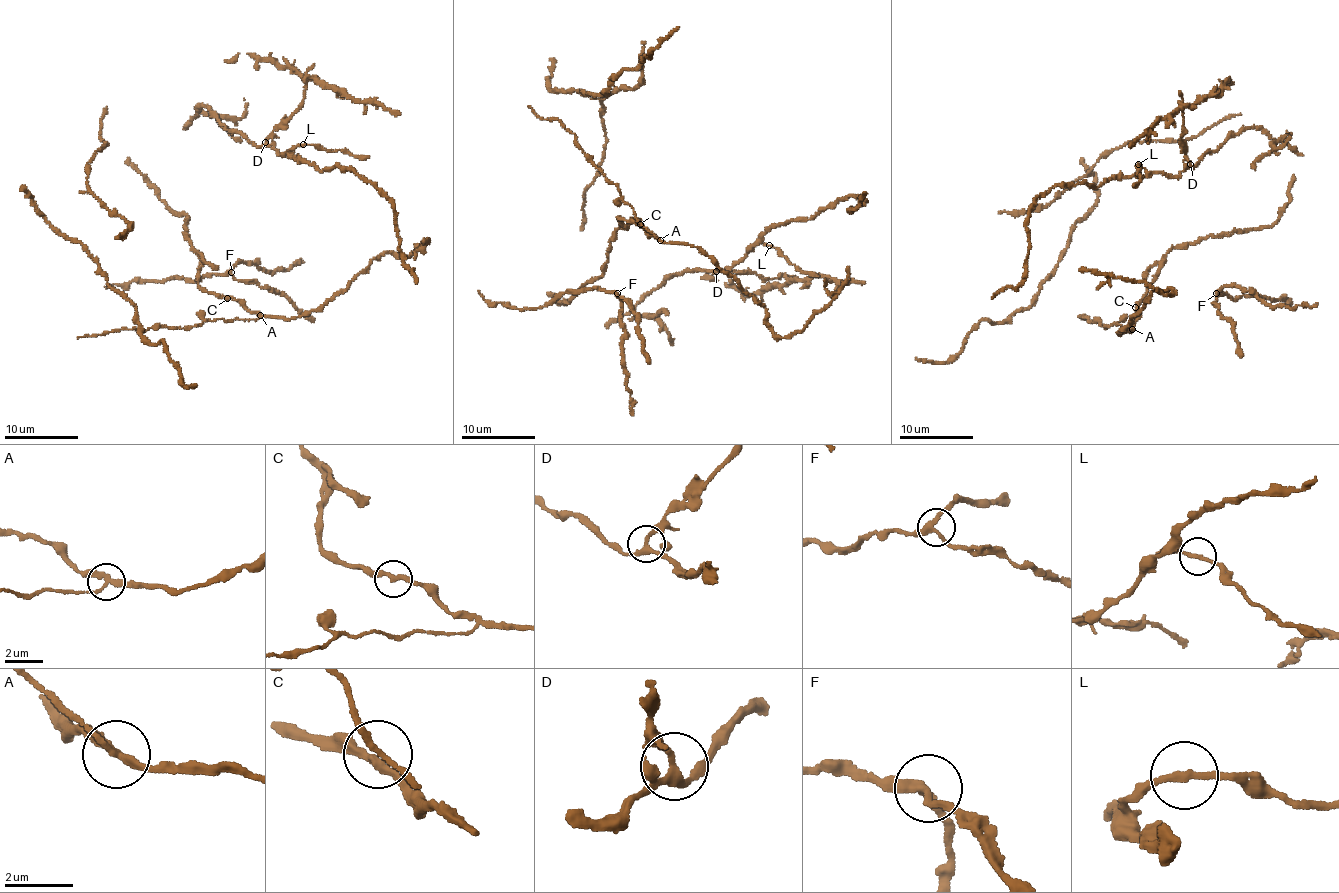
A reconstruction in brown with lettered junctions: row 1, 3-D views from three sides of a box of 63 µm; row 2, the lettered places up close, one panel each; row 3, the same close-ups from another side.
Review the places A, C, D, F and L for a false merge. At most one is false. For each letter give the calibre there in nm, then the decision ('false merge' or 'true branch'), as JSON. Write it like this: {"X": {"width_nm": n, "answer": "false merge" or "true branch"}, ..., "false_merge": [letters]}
{"A": {"width_nm": 200, "answer": "false merge"}, "C": {"width_nm": 240, "answer": "true branch"}, "D": {"width_nm": 200, "answer": "true branch"}, "F": {"width_nm": 240, "answer": "true branch"}, "L": {"width_nm": 190, "answer": "true branch"}, "false_merge": ["A"]}

